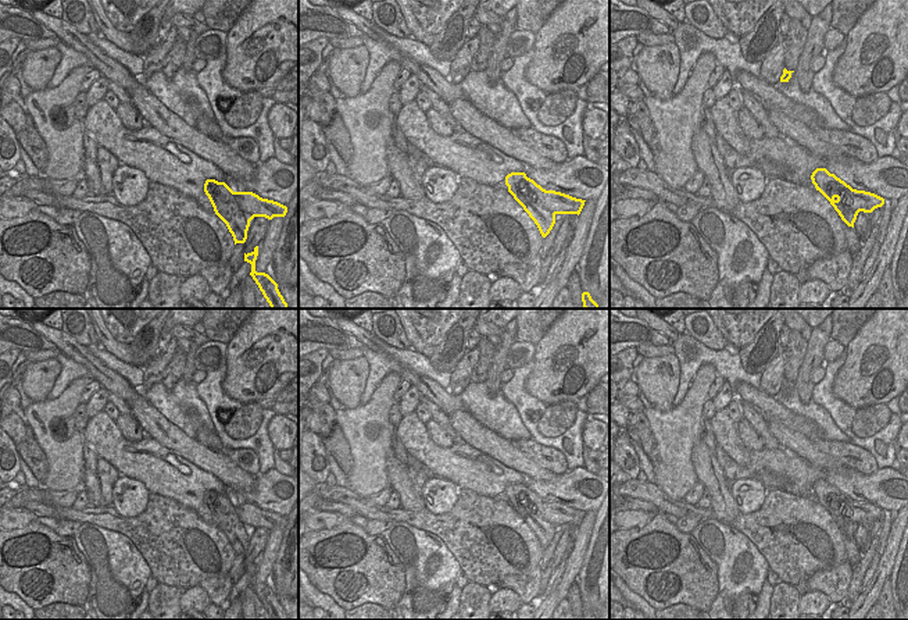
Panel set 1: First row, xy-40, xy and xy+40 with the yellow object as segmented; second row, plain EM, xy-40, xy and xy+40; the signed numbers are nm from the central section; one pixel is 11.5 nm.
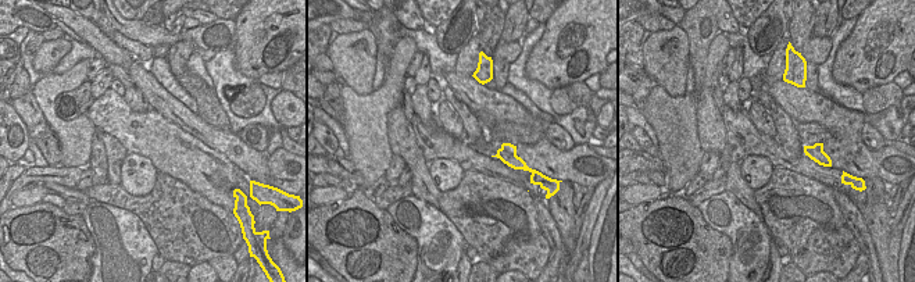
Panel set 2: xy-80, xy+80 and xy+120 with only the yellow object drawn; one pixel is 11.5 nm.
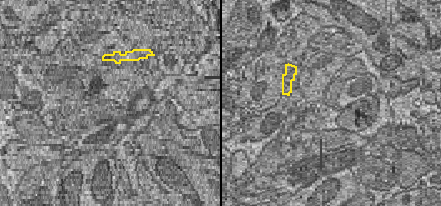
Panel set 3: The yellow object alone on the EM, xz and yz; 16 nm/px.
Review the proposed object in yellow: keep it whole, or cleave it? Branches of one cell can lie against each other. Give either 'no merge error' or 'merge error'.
merge error

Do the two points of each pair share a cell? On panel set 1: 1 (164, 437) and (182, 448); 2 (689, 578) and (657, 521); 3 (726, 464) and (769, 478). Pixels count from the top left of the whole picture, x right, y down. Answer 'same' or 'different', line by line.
1: same
2: same
3: same

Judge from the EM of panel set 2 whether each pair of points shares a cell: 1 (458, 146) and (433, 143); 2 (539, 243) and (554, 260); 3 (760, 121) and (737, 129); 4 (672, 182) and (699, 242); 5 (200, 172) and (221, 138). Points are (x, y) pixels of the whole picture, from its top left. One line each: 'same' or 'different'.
1: same
2: different
3: different
4: different
5: different

